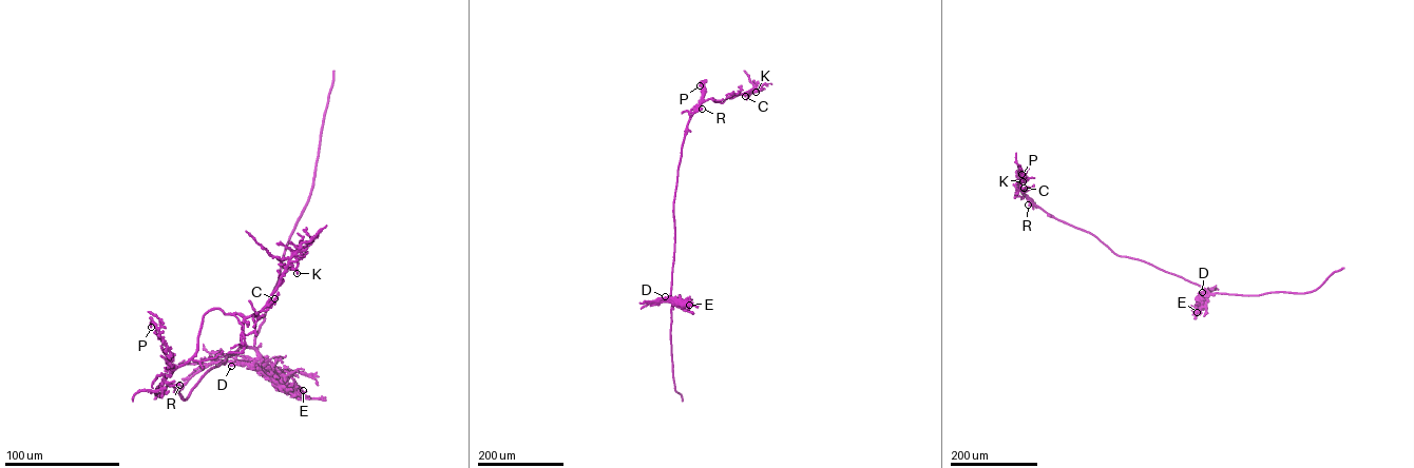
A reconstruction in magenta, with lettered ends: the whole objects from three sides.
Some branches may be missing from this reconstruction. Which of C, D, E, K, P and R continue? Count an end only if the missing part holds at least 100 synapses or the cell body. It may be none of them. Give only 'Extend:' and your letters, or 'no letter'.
Extend: no letter

